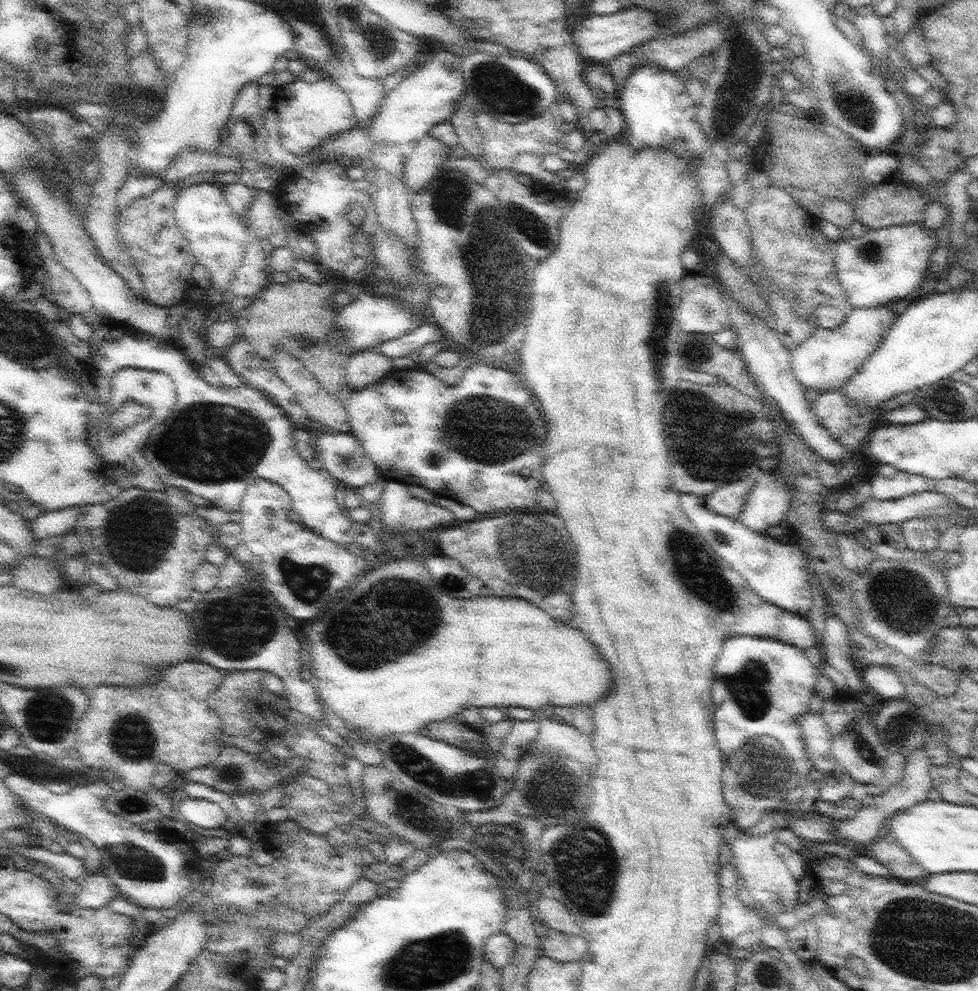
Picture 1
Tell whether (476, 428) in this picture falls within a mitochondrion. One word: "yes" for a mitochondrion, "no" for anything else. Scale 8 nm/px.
yes

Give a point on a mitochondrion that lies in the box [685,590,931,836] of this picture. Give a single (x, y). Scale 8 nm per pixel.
(760, 772)

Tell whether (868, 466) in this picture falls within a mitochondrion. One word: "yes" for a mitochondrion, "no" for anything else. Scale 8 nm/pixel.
no

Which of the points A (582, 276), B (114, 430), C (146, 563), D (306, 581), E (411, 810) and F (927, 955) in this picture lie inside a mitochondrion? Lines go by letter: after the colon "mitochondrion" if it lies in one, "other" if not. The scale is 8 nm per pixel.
A: other
B: other
C: mitochondrion
D: mitochondrion
E: mitochondrion
F: mitochondrion

